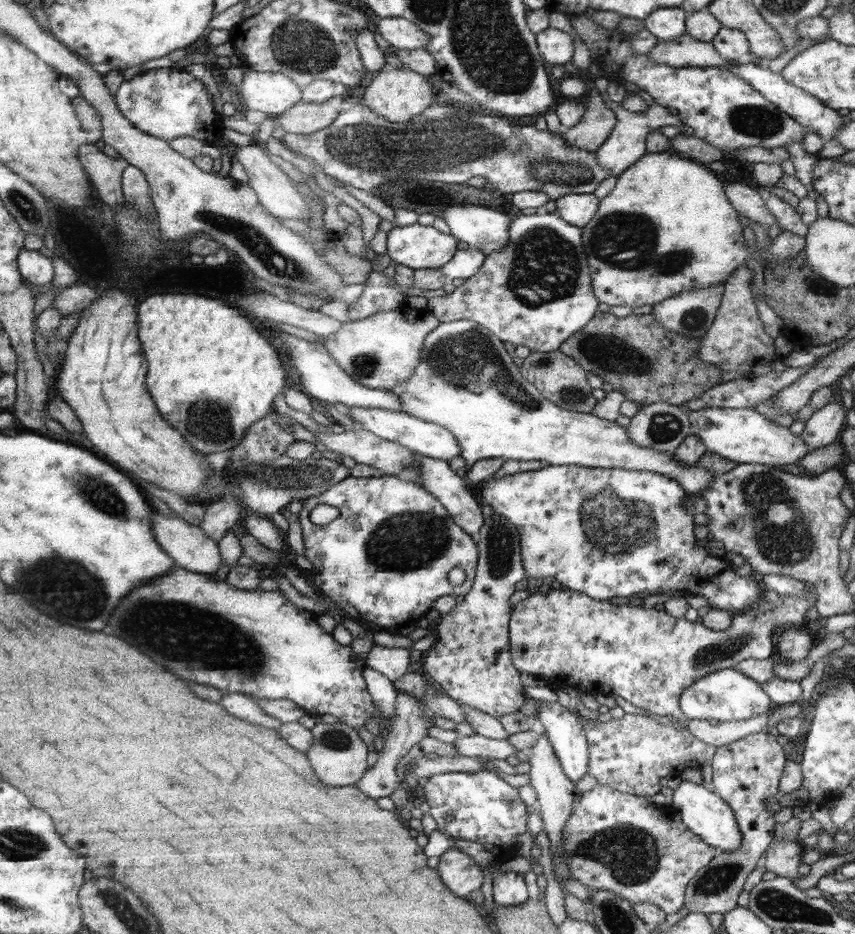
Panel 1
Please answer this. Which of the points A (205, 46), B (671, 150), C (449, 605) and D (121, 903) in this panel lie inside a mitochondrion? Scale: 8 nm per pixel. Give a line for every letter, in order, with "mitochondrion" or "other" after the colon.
A: other
B: other
C: other
D: mitochondrion

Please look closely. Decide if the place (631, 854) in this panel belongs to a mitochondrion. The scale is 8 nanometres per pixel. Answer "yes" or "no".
yes

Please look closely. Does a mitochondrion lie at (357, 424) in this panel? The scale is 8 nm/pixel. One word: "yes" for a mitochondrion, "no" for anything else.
no

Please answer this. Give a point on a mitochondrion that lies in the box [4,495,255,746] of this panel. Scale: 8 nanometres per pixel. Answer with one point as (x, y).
(84, 599)

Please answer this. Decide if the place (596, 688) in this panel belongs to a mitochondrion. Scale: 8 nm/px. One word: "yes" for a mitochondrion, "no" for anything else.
no

